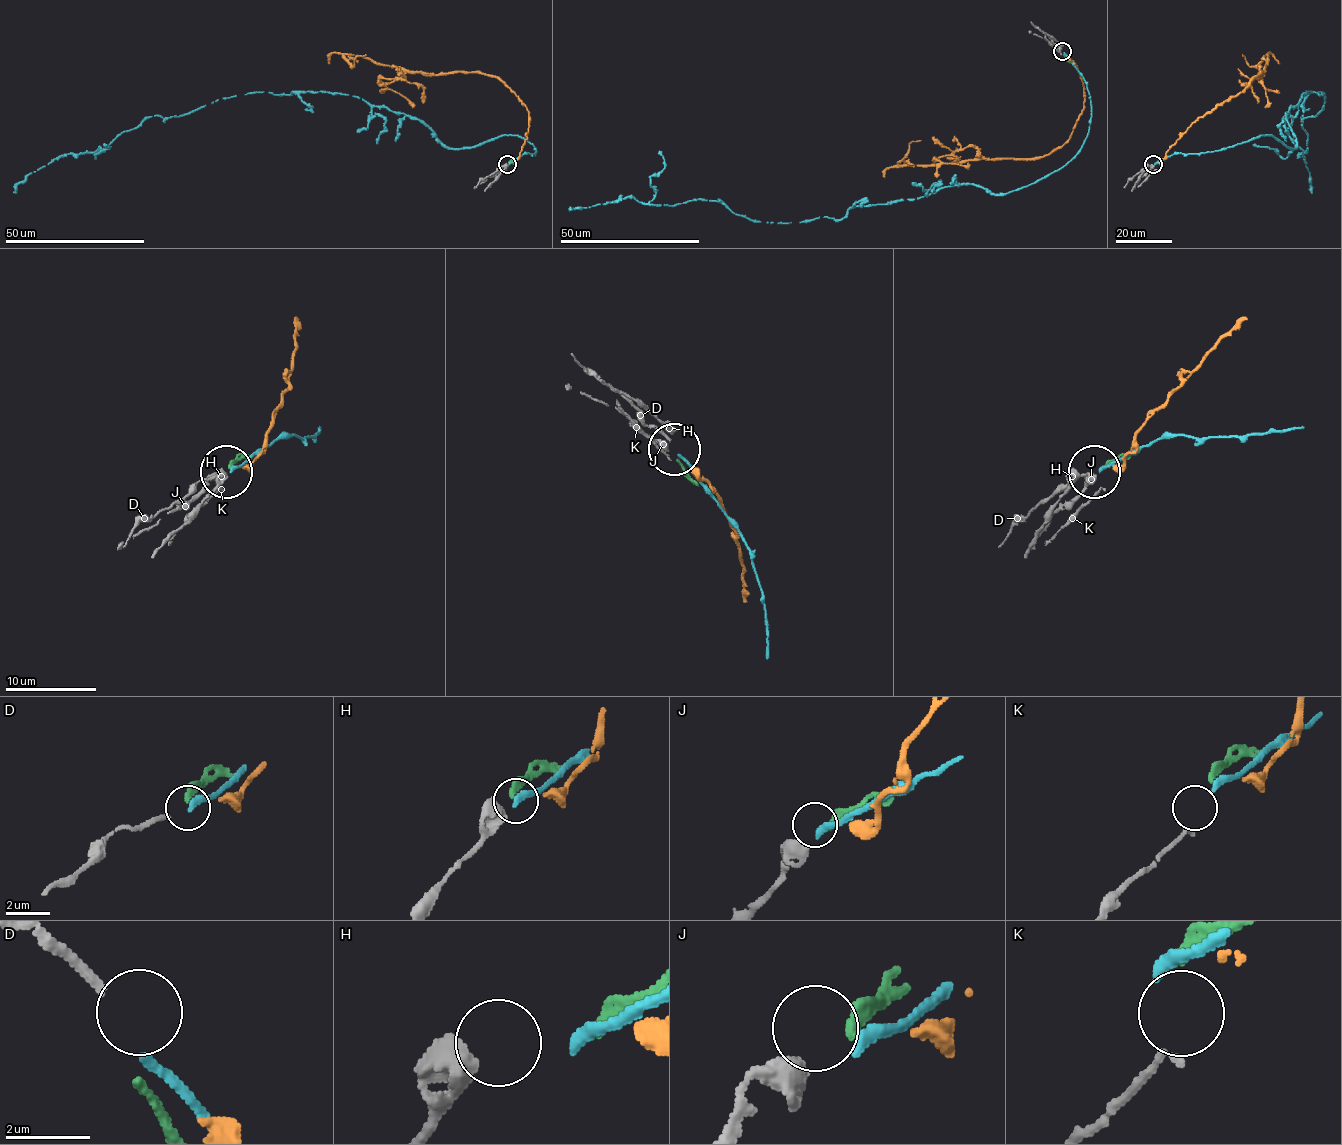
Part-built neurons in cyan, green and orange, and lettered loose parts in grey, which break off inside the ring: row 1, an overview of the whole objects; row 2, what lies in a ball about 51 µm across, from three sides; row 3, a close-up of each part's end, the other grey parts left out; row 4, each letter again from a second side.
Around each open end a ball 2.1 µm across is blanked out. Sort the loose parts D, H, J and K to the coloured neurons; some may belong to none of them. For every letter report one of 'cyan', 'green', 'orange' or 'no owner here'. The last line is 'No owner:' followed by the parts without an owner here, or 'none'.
D: cyan
H: no owner here
J: green
K: no owner here
No owner: H, K

